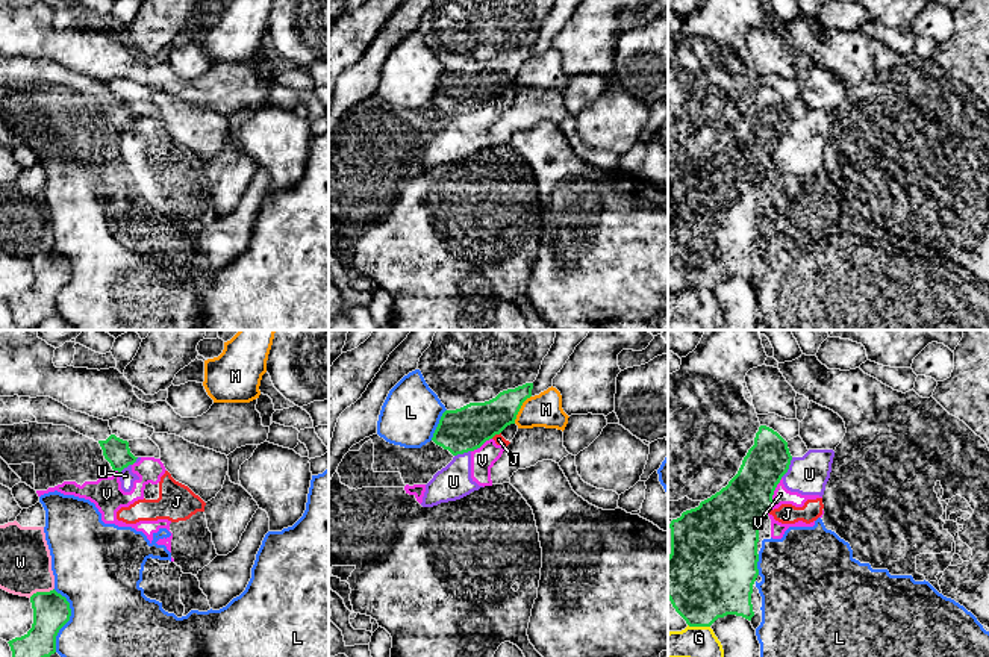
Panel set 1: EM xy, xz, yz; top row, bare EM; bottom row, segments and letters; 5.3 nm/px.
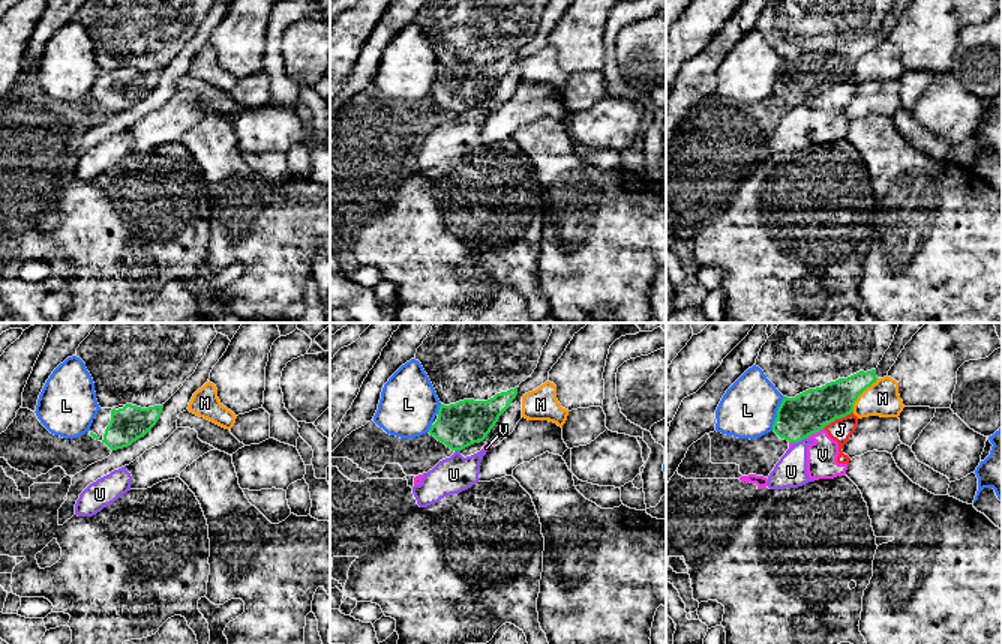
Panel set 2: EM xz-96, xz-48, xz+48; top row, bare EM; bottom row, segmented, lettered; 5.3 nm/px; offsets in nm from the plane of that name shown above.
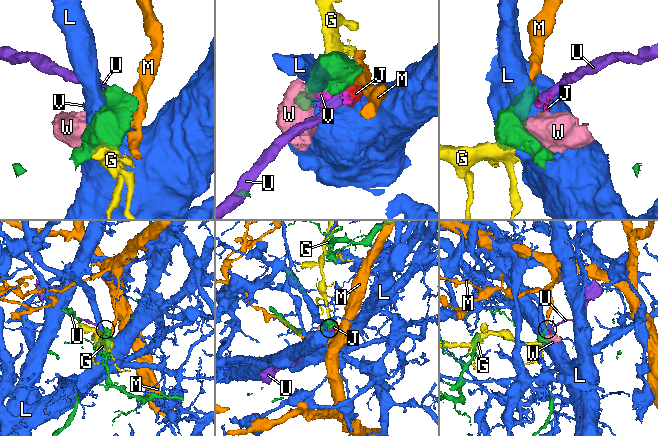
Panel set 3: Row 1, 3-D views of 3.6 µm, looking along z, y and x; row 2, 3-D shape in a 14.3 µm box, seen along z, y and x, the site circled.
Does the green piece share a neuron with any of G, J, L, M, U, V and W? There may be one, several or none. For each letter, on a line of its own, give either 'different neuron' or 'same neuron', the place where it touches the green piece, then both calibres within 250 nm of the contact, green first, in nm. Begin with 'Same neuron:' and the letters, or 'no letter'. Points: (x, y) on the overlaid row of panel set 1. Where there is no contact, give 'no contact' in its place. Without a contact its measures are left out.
Same neuron: no letter
G: different neuron | yz (698, 625) | 420/160 nm
J: different neuron | yz (770, 510) | 360/110 nm
L: different neuron | xy (68, 619) | 190/420 nm
M: different neuron | xz (520, 407) | 220/180 nm
U: different neuron | yz (788, 468) | 240/200 nm
V: different neuron | yz (773, 494) | 300/90 nm
W: different neuron | xy (41, 592) | 190/280 nm

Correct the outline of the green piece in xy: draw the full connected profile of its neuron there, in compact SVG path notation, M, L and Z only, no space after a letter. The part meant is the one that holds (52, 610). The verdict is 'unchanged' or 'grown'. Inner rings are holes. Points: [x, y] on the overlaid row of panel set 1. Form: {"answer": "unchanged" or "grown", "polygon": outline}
{"answer": "unchanged", "polygon": "M55 589L33 593L30 603L33 624L24 636L8 642L12 657L50 657L56 652L59 630L70 621L70 603Z"}

